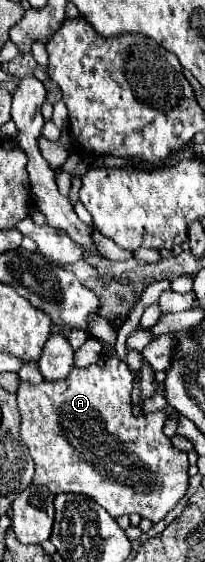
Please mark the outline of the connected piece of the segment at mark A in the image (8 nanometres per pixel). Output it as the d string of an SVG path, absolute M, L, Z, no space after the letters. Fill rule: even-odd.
M101 355L99 361L89 367L73 367L69 377L59 381L41 381L39 385L21 381L17 389L17 405L21 415L19 435L35 461L35 475L31 483L37 487L47 487L53 495L87 495L115 519L137 513L153 523L161 521L187 491L189 461L187 453L177 449L163 433L167 415L163 411L133 415L131 393L131 369L123 361L107 355Z

